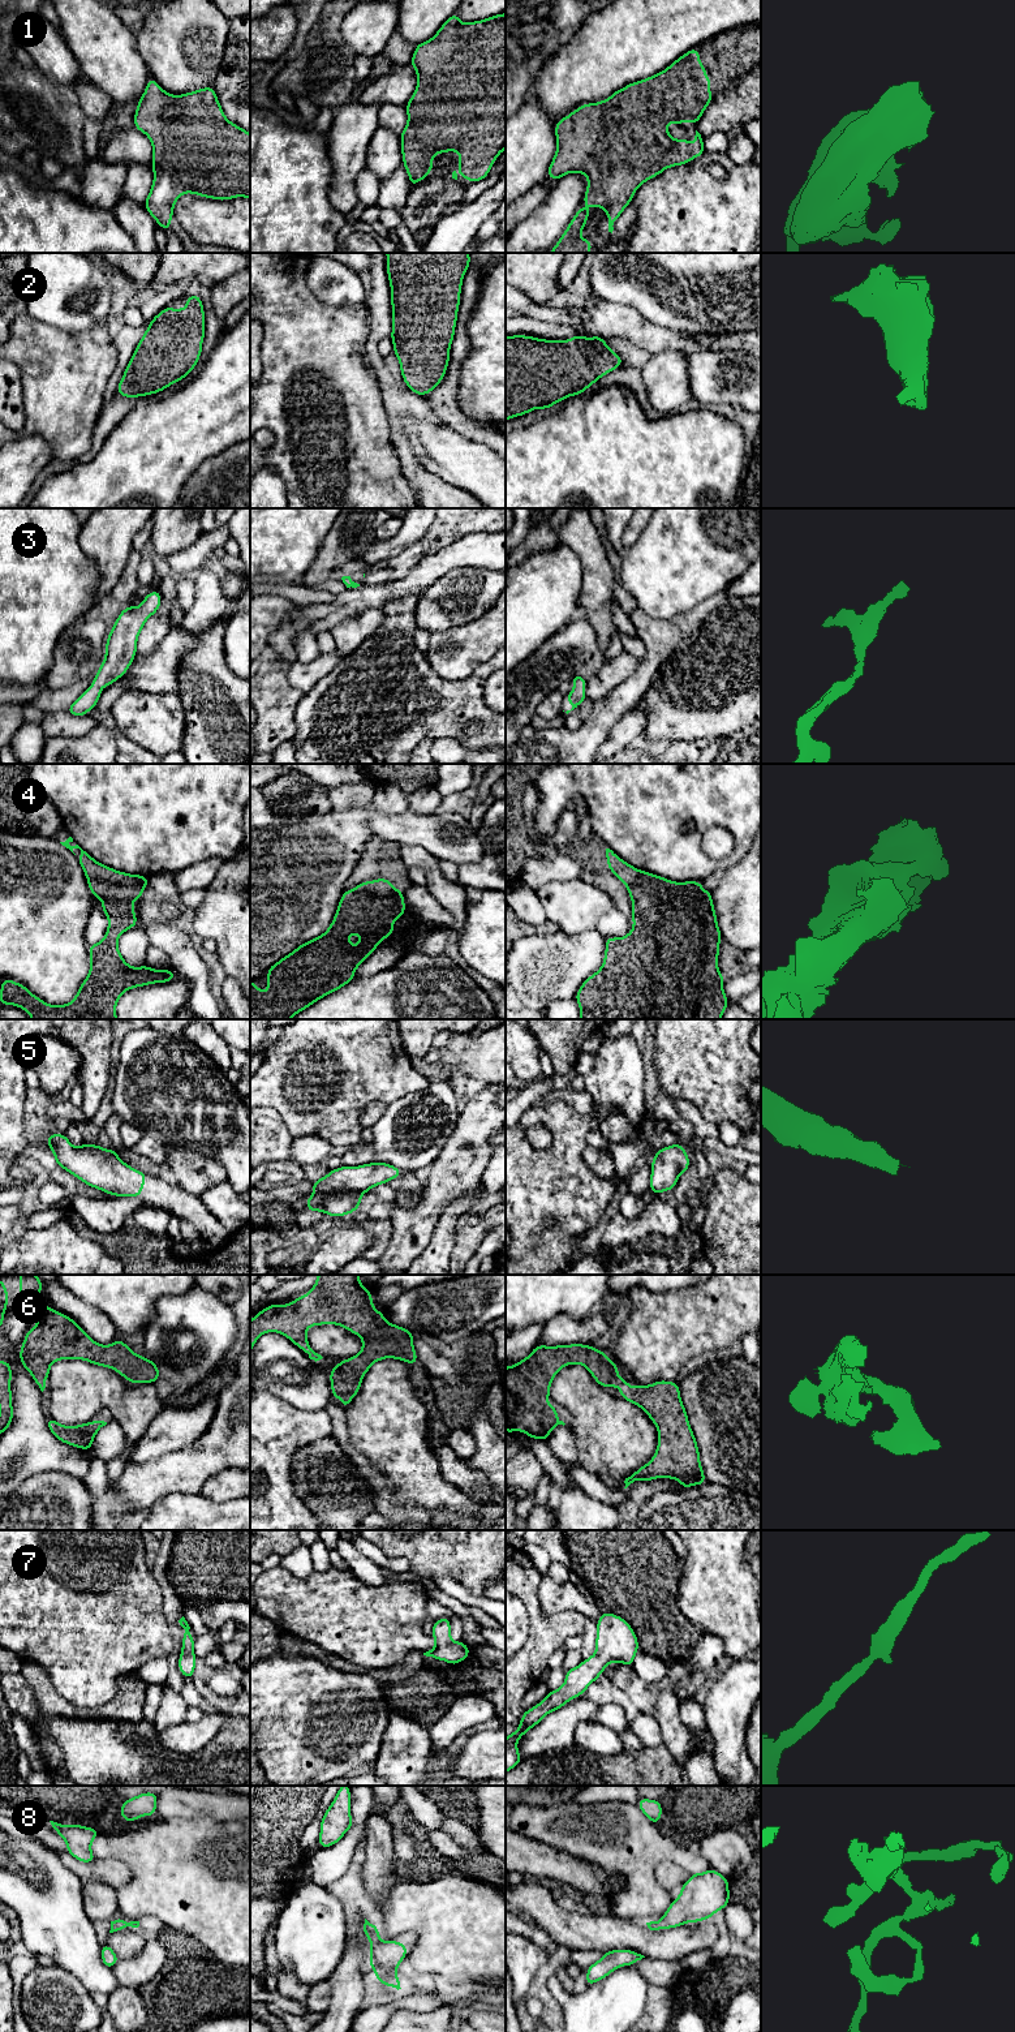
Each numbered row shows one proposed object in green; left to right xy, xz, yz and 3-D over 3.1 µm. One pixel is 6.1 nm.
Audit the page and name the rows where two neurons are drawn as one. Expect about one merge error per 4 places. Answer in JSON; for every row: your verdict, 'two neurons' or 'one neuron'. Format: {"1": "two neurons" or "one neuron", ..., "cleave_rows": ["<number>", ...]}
{"1": "one neuron", "2": "one neuron", "3": "one neuron", "4": "two neurons", "5": "one neuron", "6": "one neuron", "7": "one neuron", "8": "one neuron", "cleave_rows": ["4"]}

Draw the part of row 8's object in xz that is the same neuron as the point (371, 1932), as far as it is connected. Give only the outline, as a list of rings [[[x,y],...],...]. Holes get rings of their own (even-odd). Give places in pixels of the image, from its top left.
[[[366,1919],[364,1932],[371,1943],[369,1966],[374,1969],[375,1979],[379,1984],[401,1989],[396,1969],[408,1954],[408,1947],[397,1941],[380,1941],[378,1926]]]

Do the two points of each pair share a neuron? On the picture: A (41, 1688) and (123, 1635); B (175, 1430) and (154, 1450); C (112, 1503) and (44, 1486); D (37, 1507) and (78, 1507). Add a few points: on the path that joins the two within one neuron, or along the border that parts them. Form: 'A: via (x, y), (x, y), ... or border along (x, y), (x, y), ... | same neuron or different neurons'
A: border along (28, 1661), (35, 1662), (52, 1687), (72, 1702) | different neurons
B: via (171, 1436), (160, 1443) | same neuron
C: border along (91, 1495), (93, 1516) | different neurons
D: via (47, 1507), (68, 1507) | same neuron

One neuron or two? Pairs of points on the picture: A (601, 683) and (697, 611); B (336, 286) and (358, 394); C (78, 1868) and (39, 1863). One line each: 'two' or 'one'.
A: two
B: two
C: two

